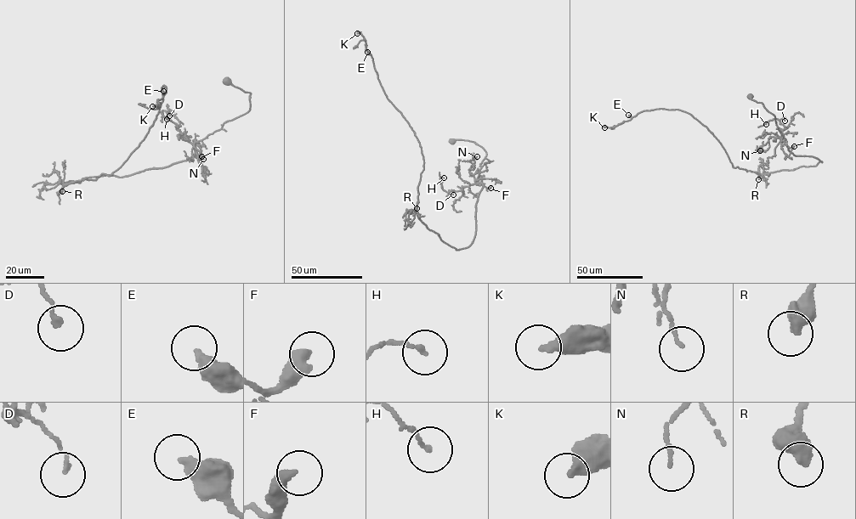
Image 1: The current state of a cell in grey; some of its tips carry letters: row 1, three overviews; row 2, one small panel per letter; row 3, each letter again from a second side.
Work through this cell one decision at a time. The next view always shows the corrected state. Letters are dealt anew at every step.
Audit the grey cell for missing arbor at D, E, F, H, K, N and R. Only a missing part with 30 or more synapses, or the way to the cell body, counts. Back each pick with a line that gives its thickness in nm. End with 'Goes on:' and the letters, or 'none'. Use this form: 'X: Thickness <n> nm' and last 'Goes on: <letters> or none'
K: Thickness 360 nm
Goes on: K

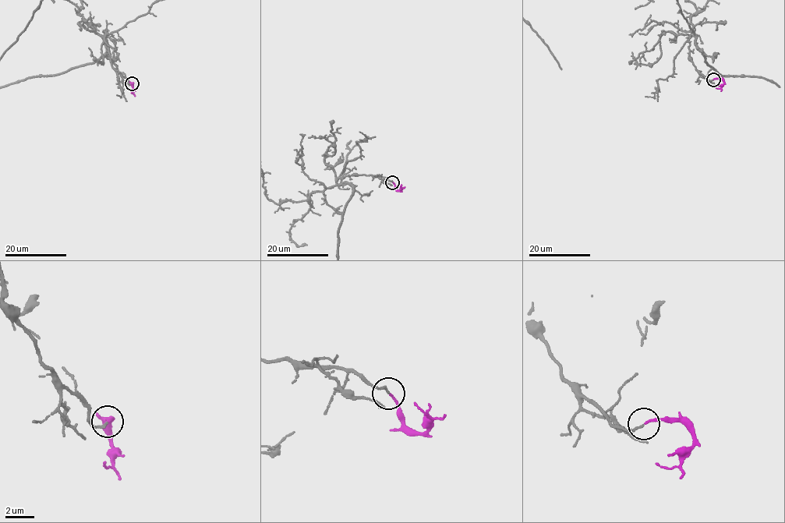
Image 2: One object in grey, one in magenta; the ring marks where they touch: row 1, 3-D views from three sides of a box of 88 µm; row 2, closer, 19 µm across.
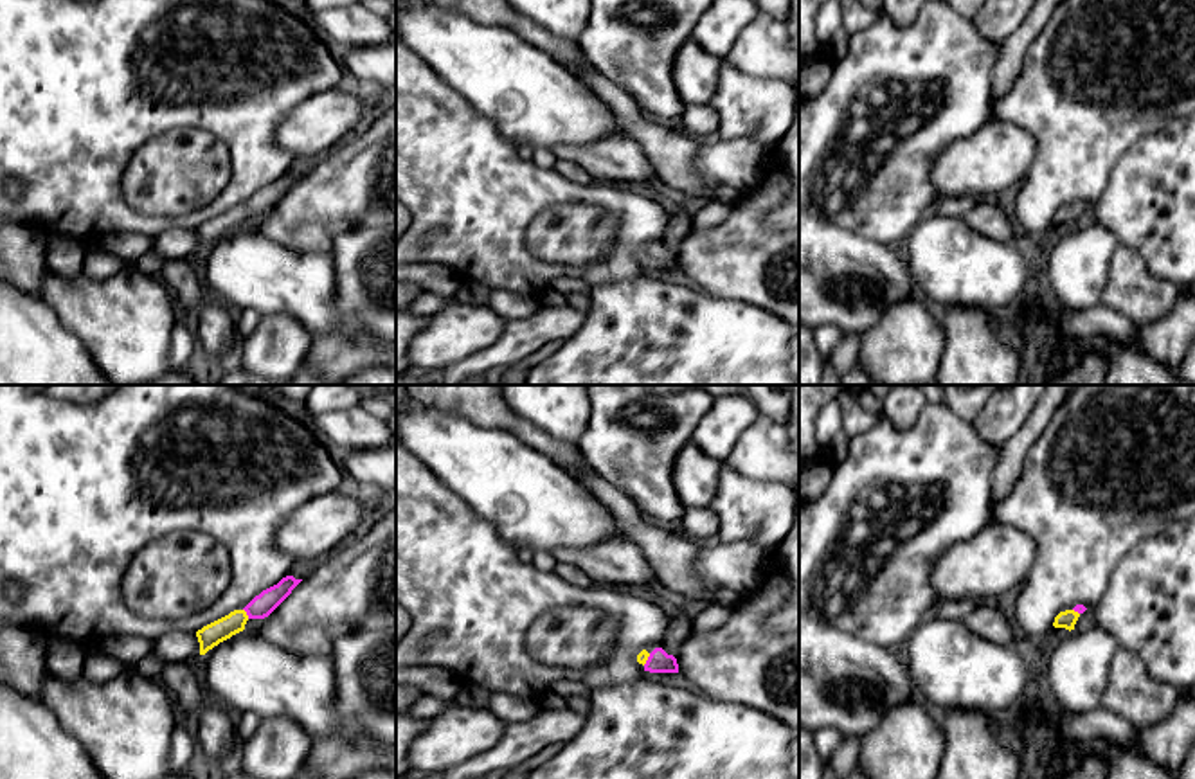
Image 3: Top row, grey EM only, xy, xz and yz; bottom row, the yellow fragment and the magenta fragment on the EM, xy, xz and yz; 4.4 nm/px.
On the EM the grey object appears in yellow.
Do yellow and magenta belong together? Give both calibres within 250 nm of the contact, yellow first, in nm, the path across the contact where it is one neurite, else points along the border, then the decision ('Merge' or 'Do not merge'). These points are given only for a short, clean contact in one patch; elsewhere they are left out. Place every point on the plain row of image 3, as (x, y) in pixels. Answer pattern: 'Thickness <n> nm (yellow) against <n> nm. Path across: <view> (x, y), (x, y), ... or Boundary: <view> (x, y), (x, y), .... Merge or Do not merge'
Thickness 100 nm (yellow) against 100 nm. Path across: xy (224, 225), (245, 211), (267, 198). Merge

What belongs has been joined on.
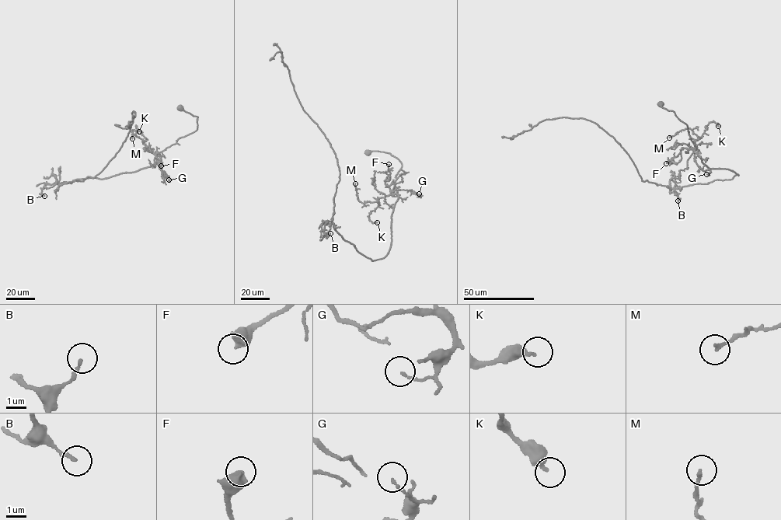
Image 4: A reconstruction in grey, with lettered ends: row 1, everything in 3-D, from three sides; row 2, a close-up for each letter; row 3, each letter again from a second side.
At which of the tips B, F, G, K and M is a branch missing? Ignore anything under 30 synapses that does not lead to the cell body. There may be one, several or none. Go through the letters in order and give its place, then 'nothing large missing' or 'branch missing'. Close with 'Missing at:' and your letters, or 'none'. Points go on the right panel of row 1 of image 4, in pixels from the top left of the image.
B: (678, 200) | nothing large missing
F: (666, 163) | nothing large missing
G: (706, 174) | nothing large missing
K: (718, 126) | nothing large missing
M: (669, 137) | nothing large missing
Missing at: none

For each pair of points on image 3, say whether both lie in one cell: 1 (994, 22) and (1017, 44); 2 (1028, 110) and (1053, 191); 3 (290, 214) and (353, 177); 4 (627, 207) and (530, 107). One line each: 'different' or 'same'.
1: different
2: same
3: same
4: different

